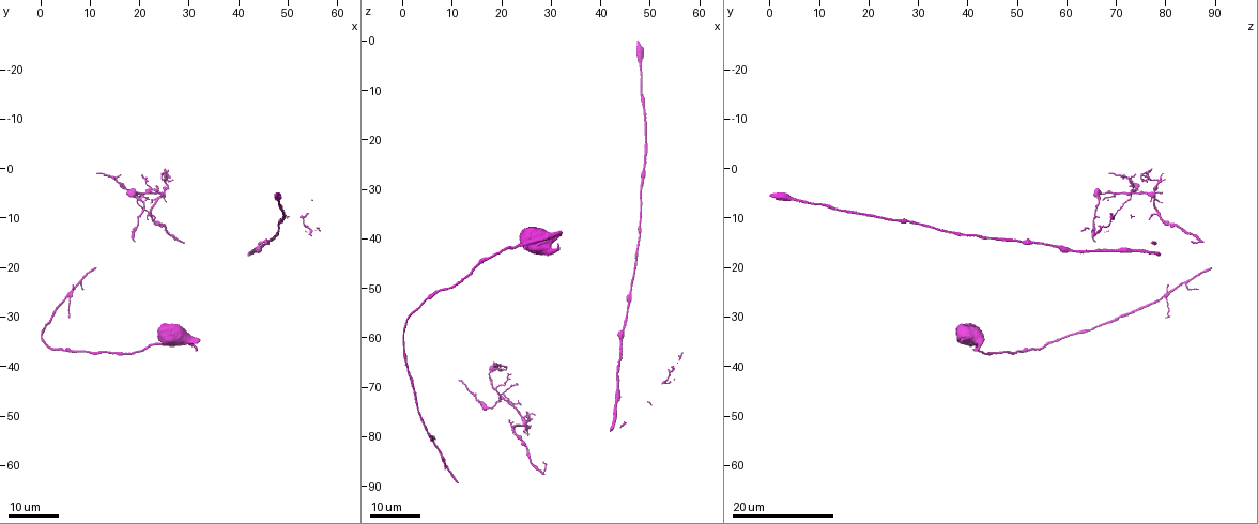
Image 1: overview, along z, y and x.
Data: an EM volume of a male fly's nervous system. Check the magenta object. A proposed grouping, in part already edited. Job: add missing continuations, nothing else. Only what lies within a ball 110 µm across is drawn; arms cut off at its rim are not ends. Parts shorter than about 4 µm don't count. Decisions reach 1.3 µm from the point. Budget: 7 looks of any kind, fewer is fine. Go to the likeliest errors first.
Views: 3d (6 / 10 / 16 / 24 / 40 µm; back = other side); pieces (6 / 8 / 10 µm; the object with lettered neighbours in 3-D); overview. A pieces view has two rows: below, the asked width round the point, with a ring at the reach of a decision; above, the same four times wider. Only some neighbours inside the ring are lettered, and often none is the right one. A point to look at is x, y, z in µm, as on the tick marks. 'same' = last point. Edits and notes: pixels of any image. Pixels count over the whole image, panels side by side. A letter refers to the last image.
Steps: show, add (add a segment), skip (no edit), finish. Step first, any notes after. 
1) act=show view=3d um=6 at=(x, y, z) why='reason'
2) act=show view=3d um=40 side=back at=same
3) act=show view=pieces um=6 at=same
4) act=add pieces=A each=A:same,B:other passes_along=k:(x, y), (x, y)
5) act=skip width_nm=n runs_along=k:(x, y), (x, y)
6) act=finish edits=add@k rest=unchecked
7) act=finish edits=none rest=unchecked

act=show view=3d um=24 at=(31.5, 37.0, 41.0) why='free end'

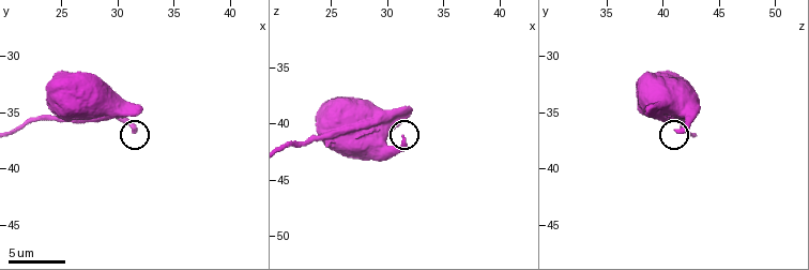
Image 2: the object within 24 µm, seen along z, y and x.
act=show view=pieces um=8 at=(31.4, 36.6, 41.2) why='see the neighbours'

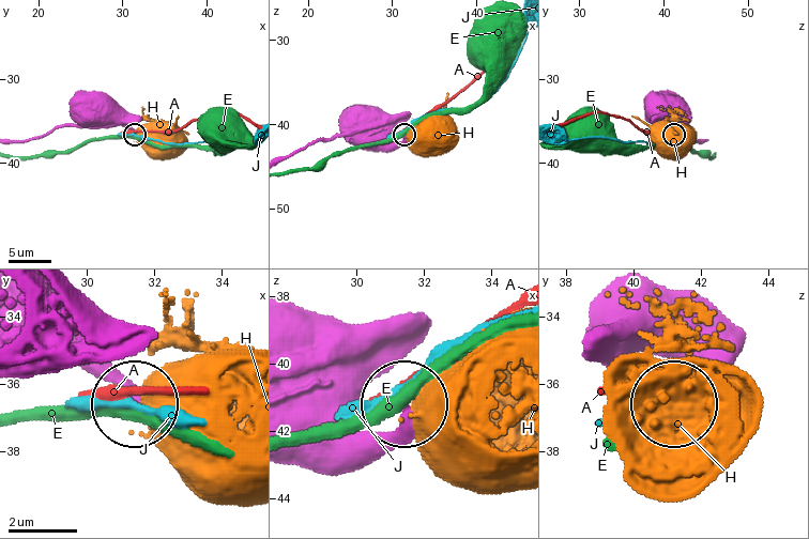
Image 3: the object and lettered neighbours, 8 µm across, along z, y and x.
act=skip each=A:other,E:other,H:other,J:other found='no lettered segment goes on from it'

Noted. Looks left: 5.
act=show view=3d um=24 at=(18.5, 14.5, 65.5) why='thin end'

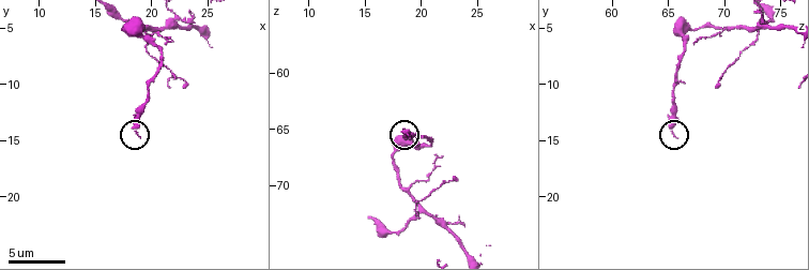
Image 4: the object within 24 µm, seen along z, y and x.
act=show view=pieces um=8 at=(18.8, 14.8, 65.8)

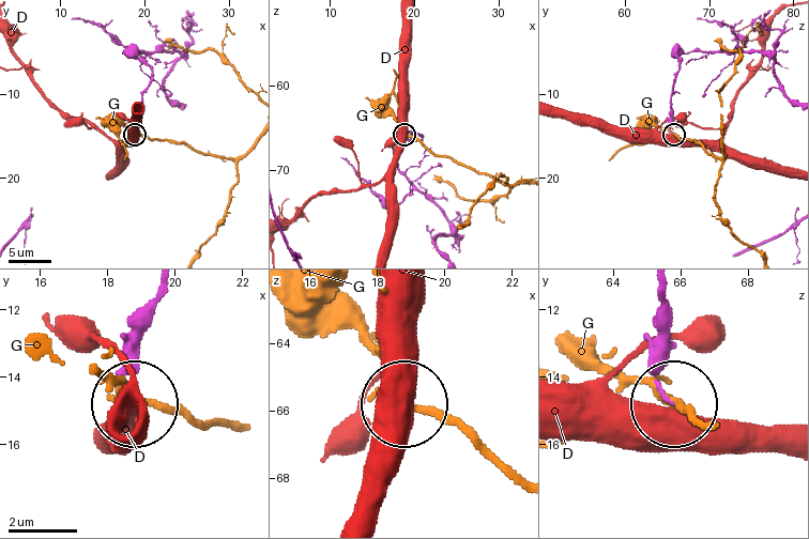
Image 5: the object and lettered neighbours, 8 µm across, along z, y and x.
act=skip width_nm=80 each=D:other,G:other runs_along=5:(660, 293), (667, 394) found='none of them fits'

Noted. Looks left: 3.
act=show view=pieces um=6 at=(22.8, 10.2, 69.4) why='branch stops here'

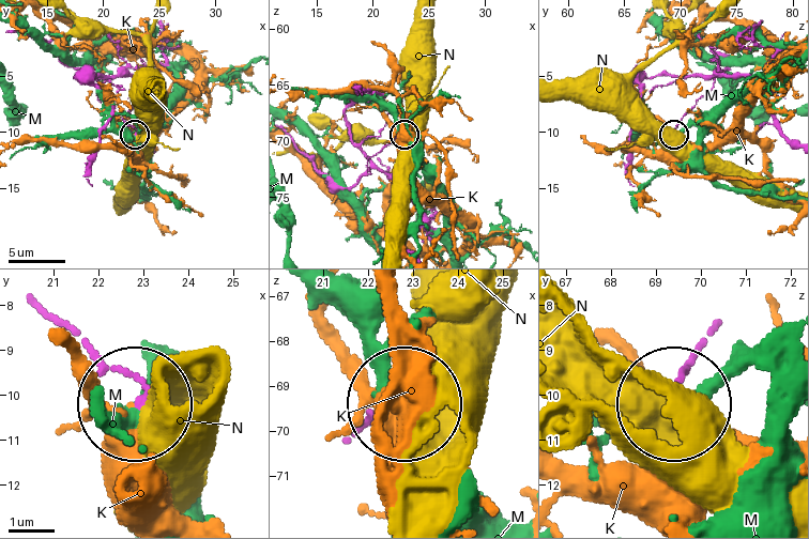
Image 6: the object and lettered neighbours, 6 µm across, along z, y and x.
act=skip each=K:other,M:other,N:other runs_along=6:(35, 302), (127, 375), (139, 402) found='no lettered segment goes on from it'

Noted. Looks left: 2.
act=finish edits=none rest=unchecked

